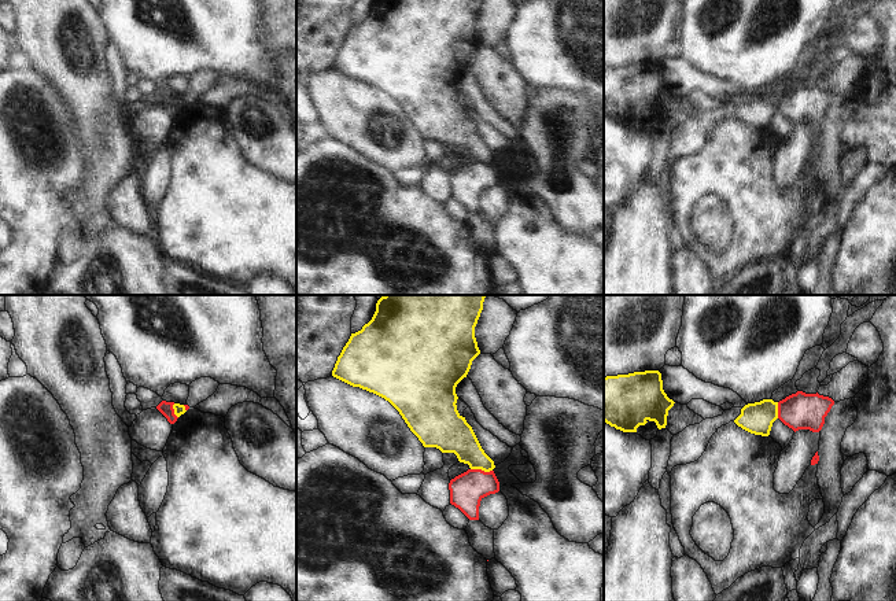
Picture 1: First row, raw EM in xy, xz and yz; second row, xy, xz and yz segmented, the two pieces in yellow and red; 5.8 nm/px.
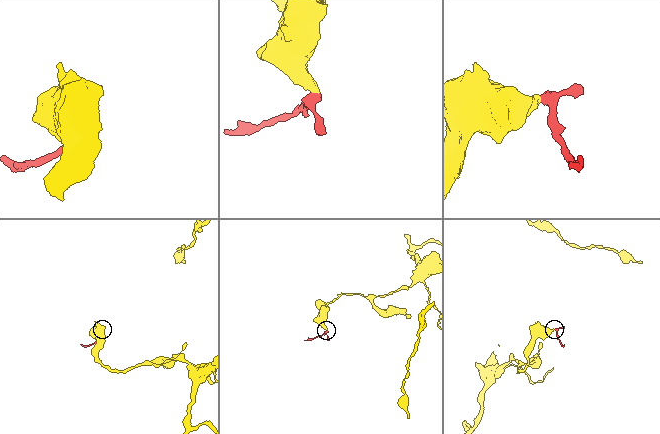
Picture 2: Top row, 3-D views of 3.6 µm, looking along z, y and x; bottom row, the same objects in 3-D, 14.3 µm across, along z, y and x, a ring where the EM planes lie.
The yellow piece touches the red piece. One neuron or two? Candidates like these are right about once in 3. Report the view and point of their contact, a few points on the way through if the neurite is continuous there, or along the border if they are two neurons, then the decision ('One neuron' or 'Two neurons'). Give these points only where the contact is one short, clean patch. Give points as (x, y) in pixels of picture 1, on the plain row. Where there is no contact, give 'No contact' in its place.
Touches yellow at xz (482, 162). Boundary: xz (471, 161), (491, 163). Two neurons.

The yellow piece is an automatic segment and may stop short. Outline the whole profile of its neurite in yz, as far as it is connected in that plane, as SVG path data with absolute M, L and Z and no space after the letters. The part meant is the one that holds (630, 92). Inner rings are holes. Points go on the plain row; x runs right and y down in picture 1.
M659 63L604 70L604 114L623 125L637 125L648 114L665 121L674 96L663 82Z

